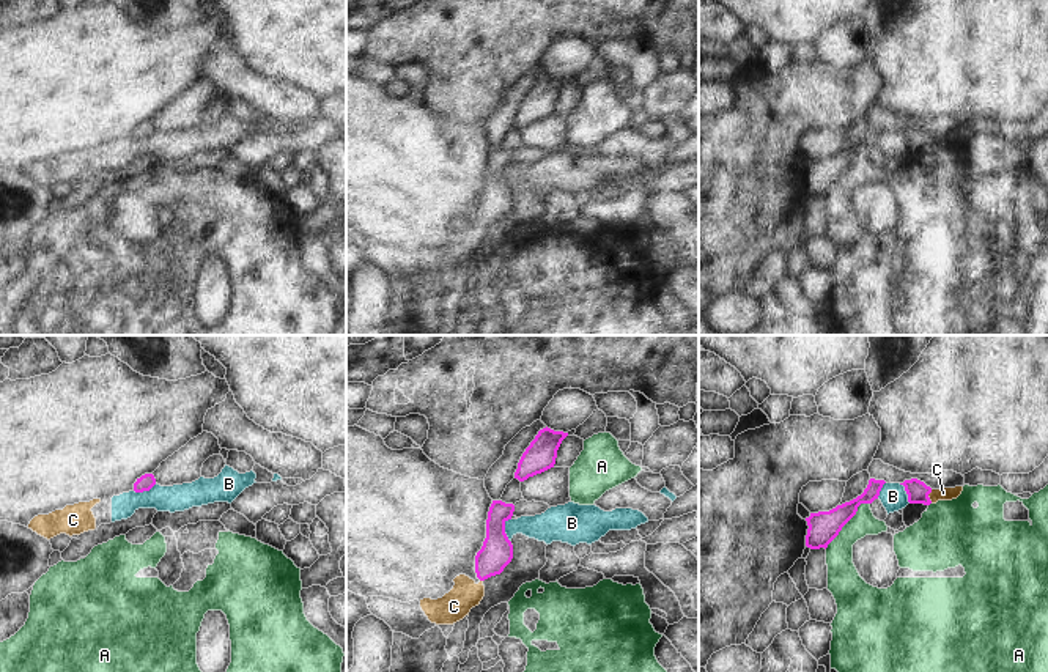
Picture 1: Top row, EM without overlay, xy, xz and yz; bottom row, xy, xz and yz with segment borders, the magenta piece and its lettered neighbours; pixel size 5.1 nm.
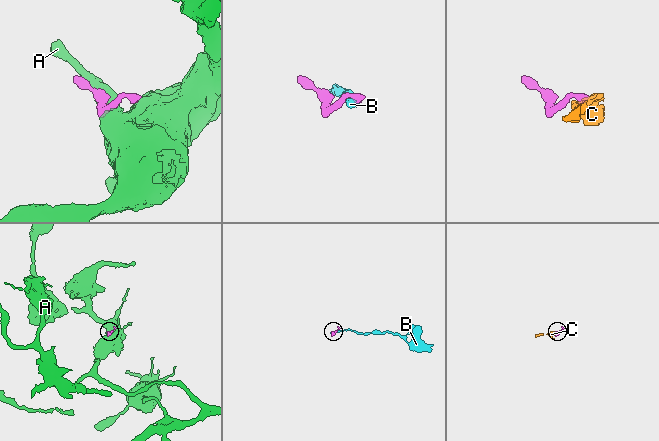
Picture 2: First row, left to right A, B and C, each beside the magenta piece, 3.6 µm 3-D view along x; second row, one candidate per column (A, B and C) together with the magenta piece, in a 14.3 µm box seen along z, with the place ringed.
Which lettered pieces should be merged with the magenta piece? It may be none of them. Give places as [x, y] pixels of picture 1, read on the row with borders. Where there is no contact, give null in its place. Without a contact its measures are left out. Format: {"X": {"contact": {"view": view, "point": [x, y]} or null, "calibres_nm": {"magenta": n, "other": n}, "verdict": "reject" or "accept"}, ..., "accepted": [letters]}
{"A": {"contact": {"view": "yz", "point": [847, 521]}, "calibres_nm": {"magenta": 160, "other": 140}, "verdict": "reject"}, "B": {"contact": {"view": "xz", "point": [504, 531]}, "calibres_nm": {"magenta": 160, "other": 160}, "verdict": "reject"}, "C": {"contact": {"view": "yz", "point": [927, 496]}, "calibres_nm": {"magenta": 110, "other": 60}, "verdict": "reject"}, "accepted": []}

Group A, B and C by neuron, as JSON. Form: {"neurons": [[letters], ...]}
{"neurons": [["A"], ["B", "C"]]}

